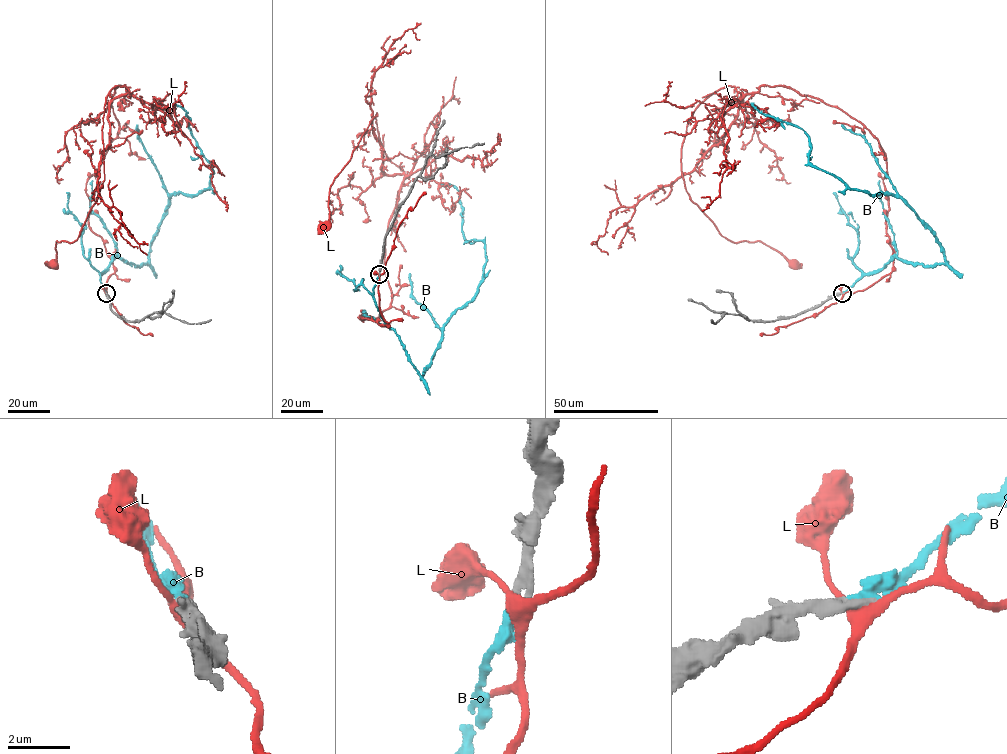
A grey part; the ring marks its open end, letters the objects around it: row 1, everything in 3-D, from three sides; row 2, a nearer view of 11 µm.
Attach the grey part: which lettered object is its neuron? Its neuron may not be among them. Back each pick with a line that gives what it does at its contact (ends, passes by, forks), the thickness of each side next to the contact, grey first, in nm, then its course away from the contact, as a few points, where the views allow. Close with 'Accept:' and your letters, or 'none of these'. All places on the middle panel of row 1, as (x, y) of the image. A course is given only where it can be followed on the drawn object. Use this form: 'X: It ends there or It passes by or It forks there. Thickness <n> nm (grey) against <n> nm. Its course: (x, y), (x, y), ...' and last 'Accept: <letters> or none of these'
B: It ends there. Thickness 320 nm (grey) against 360 nm. Its course: (379, 275), (375, 304), (422, 377), (486, 264), (481, 240), (465, 239), (459, 192), (441, 183)
Accept: B

